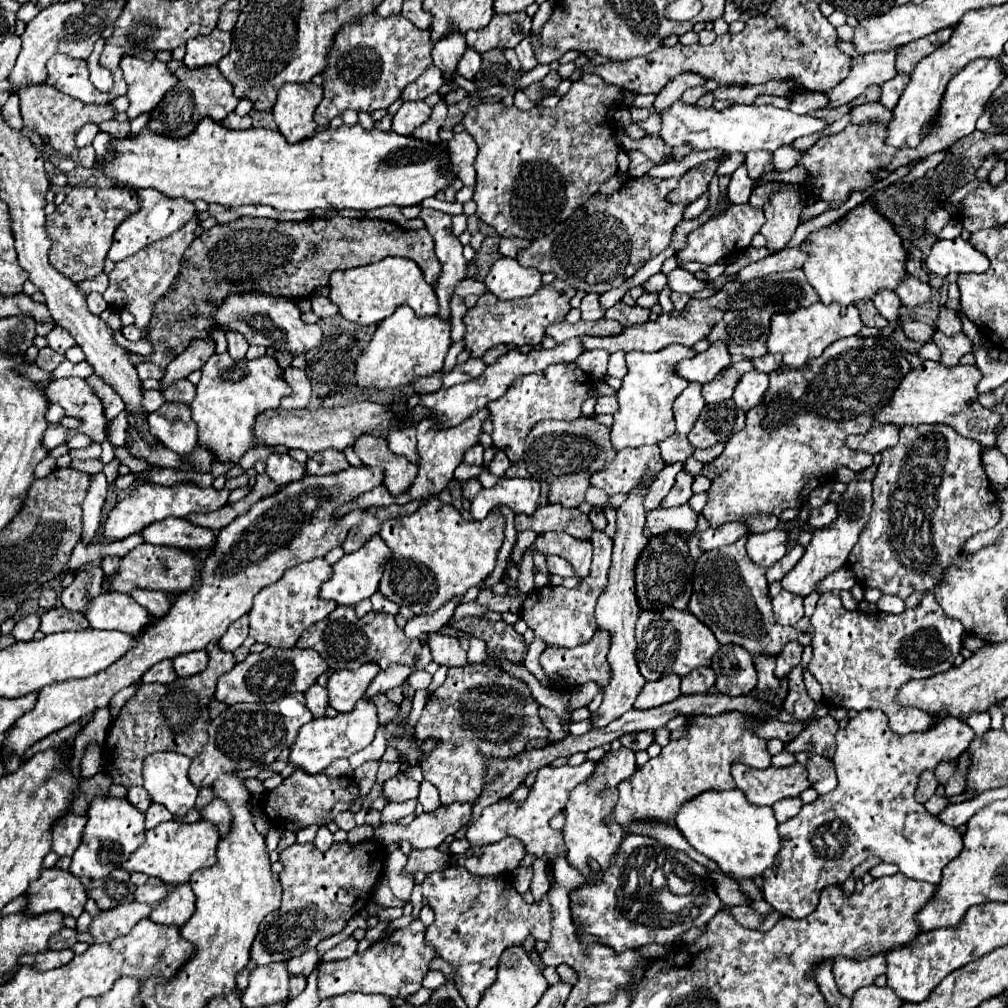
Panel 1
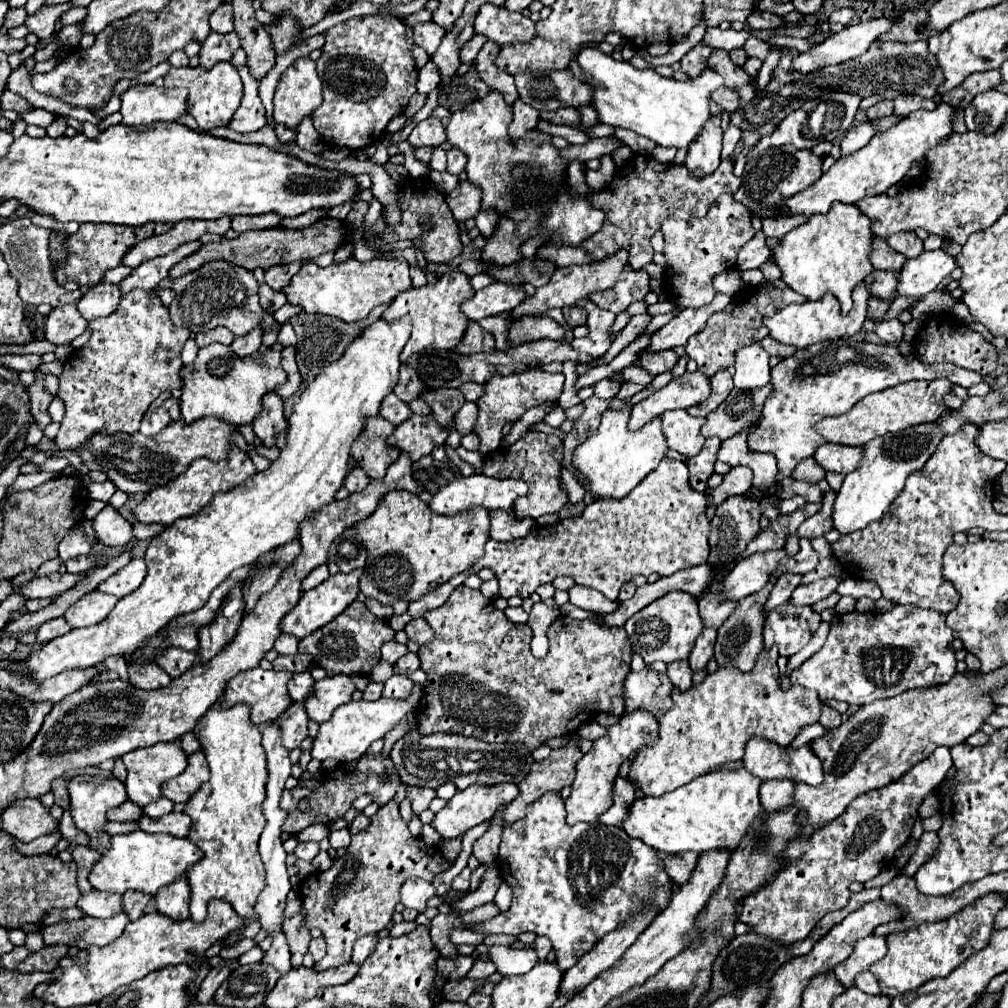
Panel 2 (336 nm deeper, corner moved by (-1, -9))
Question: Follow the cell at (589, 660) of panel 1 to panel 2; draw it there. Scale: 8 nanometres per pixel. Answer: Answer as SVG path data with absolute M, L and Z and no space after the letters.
M465 585L455 587L445 605L427 611L423 617L435 631L435 639L417 651L421 669L427 673L423 697L415 711L417 731L421 735L445 731L477 737L487 743L523 743L531 749L541 747L547 739L577 731L597 713L605 711L617 717L625 713L623 679L631 671L631 647L623 627L605 627L595 621L577 621L559 615L547 629L547 657L535 659L529 649L531 627L511 623L489 599Z

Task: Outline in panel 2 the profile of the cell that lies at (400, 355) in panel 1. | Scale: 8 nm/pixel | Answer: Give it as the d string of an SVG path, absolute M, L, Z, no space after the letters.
M453 269L445 275L441 275L435 283L431 285L423 285L423 287L411 287L409 291L403 291L401 295L397 295L397 299L391 301L391 305L385 309L383 319L387 321L395 321L403 315L411 315L413 317L413 335L407 341L403 353L401 353L401 361L405 363L413 353L433 347L433 349L453 349L463 333L465 327L469 323L469 319L461 313L461 303L467 301L471 295L475 293L475 289L469 283L469 275Z

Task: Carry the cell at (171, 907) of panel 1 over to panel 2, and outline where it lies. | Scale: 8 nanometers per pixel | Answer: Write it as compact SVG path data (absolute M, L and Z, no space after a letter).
M187 875L181 879L175 879L169 883L169 887L163 887L157 891L155 901L157 901L157 911L171 917L171 919L187 919L189 917L189 883Z

